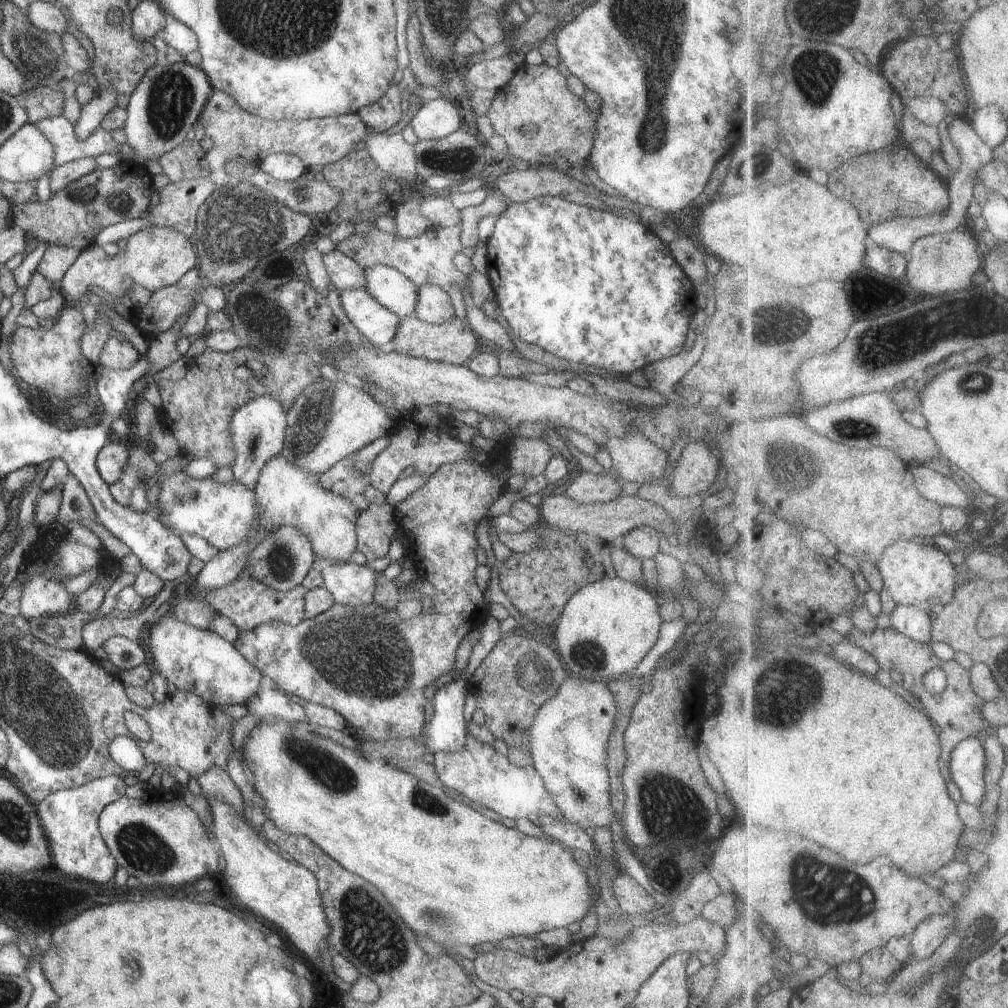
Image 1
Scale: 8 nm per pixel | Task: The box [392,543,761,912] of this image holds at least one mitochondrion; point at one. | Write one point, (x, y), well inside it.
(663, 811)

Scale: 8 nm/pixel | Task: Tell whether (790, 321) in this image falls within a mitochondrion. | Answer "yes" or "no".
yes

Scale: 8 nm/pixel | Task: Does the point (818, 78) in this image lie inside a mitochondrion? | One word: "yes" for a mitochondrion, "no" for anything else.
yes

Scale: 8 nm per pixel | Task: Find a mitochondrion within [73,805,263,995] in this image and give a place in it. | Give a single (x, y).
(144, 850)

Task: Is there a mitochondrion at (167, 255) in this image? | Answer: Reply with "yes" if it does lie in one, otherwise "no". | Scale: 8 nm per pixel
no

